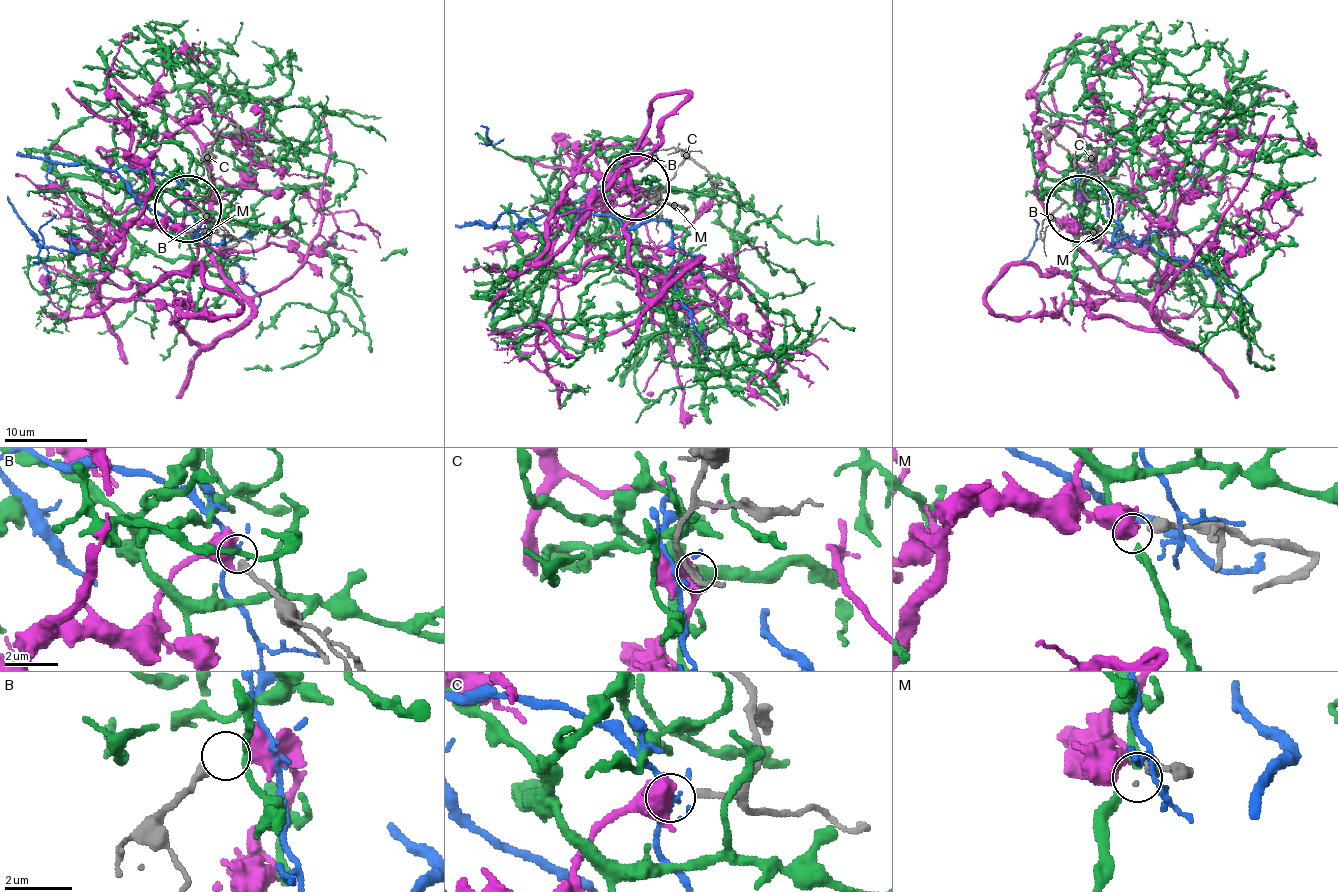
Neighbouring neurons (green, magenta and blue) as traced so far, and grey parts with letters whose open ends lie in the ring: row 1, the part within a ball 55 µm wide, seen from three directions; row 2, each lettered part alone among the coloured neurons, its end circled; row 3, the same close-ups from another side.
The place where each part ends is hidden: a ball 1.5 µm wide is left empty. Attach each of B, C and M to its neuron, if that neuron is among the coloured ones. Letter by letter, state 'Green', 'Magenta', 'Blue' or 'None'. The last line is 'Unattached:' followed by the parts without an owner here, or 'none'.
B: None
C: Magenta
M: Green
Unattached: B

